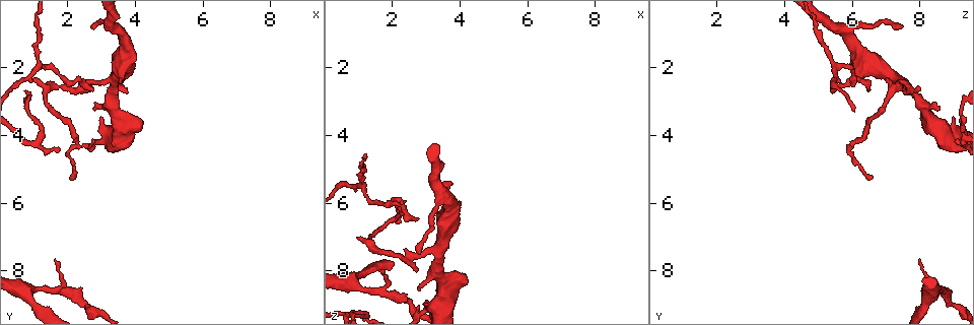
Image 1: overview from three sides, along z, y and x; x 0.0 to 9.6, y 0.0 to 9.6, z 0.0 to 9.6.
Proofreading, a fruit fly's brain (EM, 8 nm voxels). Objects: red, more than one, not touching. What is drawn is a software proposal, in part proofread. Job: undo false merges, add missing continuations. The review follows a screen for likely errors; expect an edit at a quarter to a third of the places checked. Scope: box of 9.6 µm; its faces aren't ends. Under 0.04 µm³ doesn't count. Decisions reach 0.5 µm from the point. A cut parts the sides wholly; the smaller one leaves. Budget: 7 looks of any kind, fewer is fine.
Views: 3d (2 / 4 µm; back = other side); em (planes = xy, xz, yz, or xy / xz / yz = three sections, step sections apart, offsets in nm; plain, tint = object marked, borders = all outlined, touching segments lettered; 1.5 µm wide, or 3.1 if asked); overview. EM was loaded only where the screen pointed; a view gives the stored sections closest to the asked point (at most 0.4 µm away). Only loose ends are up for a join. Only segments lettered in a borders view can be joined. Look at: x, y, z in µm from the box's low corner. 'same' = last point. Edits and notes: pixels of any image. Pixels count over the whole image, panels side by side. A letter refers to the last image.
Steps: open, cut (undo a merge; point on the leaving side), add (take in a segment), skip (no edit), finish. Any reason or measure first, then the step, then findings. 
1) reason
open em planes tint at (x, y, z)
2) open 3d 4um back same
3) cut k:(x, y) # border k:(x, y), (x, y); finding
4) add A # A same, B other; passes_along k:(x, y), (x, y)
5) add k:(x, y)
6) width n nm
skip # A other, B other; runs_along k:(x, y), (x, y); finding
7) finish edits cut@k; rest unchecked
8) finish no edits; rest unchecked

open em planes borders at (0.95, 2.30, 7.00)

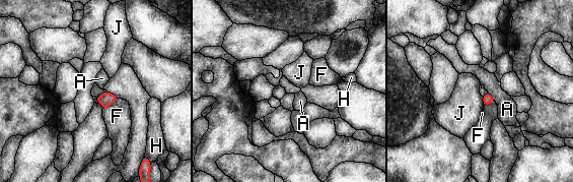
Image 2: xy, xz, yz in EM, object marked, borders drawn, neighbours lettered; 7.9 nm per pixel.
skip # A other, F other, H other, J other; no lettered segment goes on from it

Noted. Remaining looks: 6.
open em xy step 8 tint at (3.70, 2.75, 5.45)

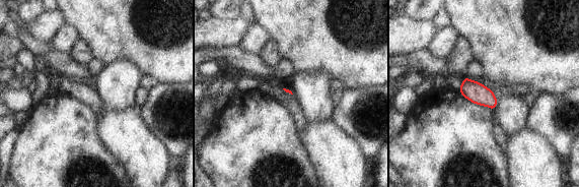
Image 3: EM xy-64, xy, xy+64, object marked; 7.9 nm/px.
cut it another way
open em planes borders same

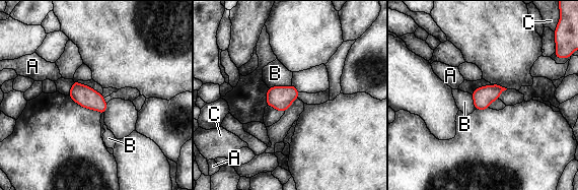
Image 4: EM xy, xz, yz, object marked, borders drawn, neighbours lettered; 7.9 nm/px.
skip # A other, B other, C other; border 4:(291, 84), (272, 85), (269, 88); none of them fits

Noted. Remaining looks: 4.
branch stops here
open em xy step 8 borders at (4.25, 3.55, 8.40)

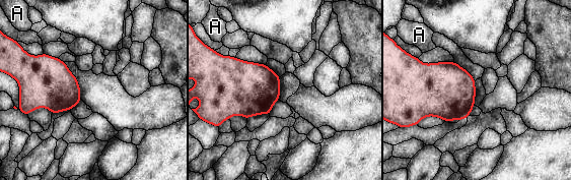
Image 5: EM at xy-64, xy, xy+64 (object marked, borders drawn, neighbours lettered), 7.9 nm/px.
open em planes borders same

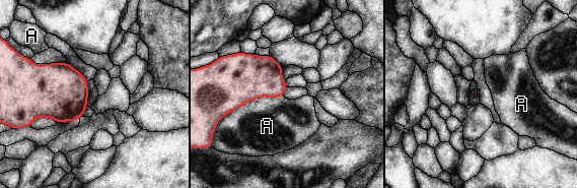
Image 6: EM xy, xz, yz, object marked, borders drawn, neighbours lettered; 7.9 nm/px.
skip # A other; border 6:(283, 95), (249, 100), (221, 119); no lettered segment goes on from it

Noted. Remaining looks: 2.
finish no edits; rest unchecked

